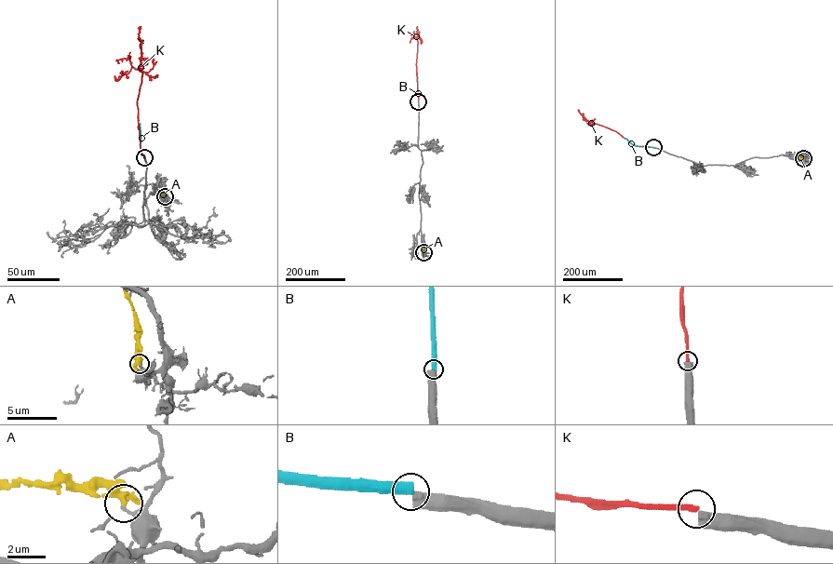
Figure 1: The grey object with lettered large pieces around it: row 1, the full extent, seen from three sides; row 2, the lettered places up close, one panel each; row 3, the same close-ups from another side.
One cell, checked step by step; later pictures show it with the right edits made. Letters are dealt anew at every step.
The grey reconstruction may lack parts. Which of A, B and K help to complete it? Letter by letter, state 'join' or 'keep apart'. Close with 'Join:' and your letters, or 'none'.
A: keep apart
B: keep apart
K: keep apart
Join: none

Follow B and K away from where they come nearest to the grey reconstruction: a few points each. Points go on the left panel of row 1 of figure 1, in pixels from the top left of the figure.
B: (145, 157), (141, 153), (140, 123)
K: (144, 157), (141, 154), (137, 102), (142, 73), (138, 68), (142, 41), (139, 36), (141, 26)

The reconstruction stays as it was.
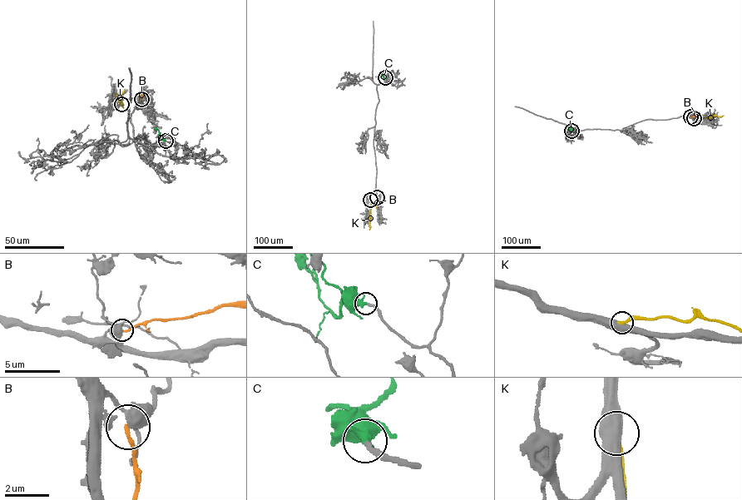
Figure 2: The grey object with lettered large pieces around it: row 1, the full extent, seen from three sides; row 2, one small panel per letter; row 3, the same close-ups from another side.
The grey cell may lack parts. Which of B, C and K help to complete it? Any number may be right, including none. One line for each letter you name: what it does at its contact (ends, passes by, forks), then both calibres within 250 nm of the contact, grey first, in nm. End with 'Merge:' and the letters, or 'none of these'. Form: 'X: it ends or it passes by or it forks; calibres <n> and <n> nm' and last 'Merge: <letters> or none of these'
C: it ends; calibres 240 and 480 nm
Merge: C

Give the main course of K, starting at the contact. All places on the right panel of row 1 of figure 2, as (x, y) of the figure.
K: (694, 118), (723, 115)

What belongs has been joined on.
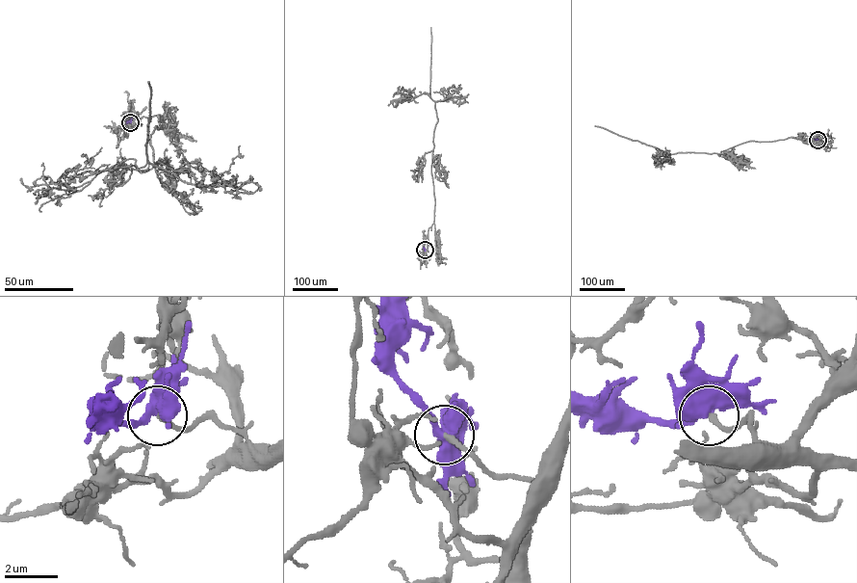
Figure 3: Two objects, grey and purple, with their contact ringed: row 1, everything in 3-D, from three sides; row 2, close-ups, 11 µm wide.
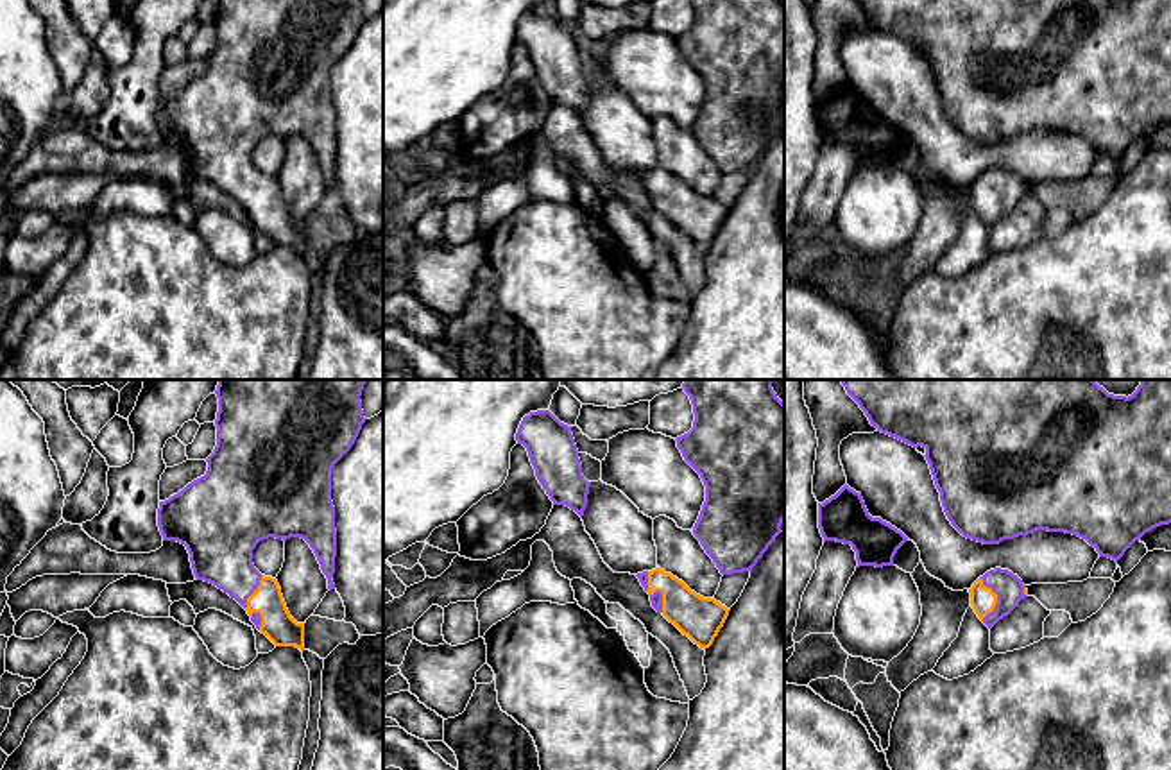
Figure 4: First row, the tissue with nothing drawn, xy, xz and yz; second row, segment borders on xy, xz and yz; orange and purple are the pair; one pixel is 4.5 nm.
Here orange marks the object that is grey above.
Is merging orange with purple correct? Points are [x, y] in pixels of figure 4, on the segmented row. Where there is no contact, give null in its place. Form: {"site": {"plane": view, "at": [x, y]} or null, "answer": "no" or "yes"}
{"site": {"plane": "yz", "at": [996, 598]}, "answer": "yes"}

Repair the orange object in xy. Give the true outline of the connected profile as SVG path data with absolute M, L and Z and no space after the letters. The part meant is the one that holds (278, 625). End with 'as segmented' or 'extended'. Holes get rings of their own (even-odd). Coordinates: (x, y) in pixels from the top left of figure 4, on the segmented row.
M218 380L218 412L215 419L217 446L206 458L204 476L159 501L158 526L163 541L177 541L190 553L197 580L209 582L235 598L251 616L256 629L276 646L304 650L304 623L297 623L283 600L276 578L261 575L252 564L252 550L263 539L301 537L313 550L328 589L335 589L337 530L331 501L331 469L351 449L362 424L362 390L367 380Z | extended

